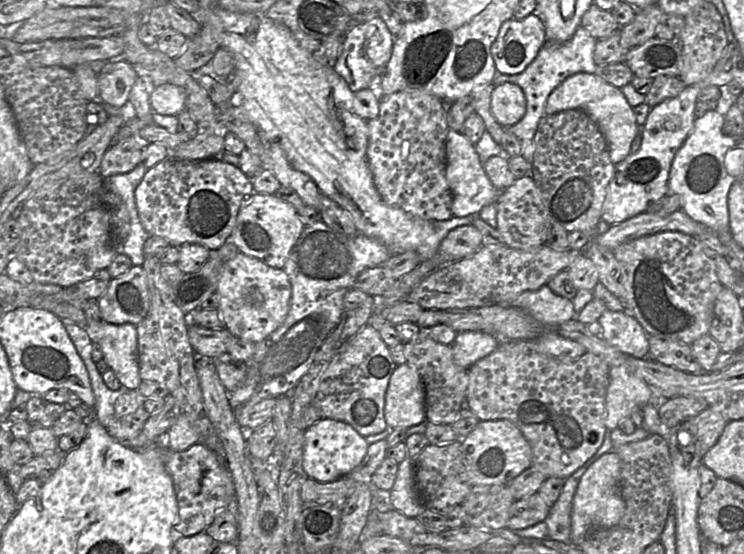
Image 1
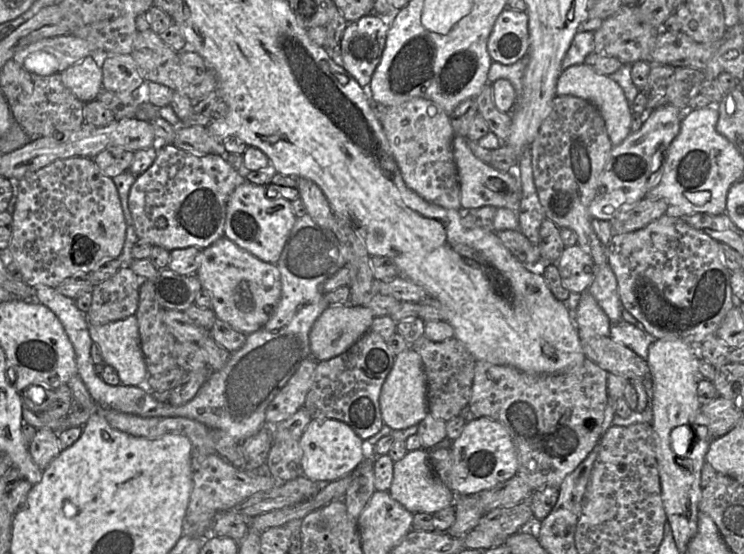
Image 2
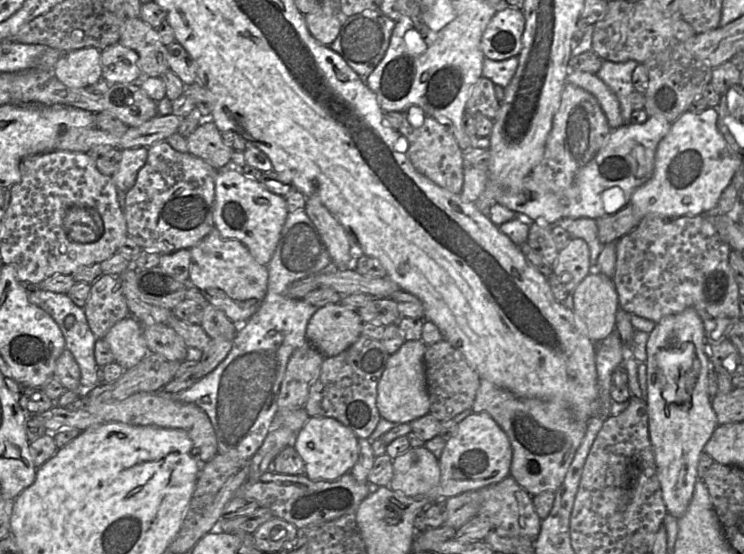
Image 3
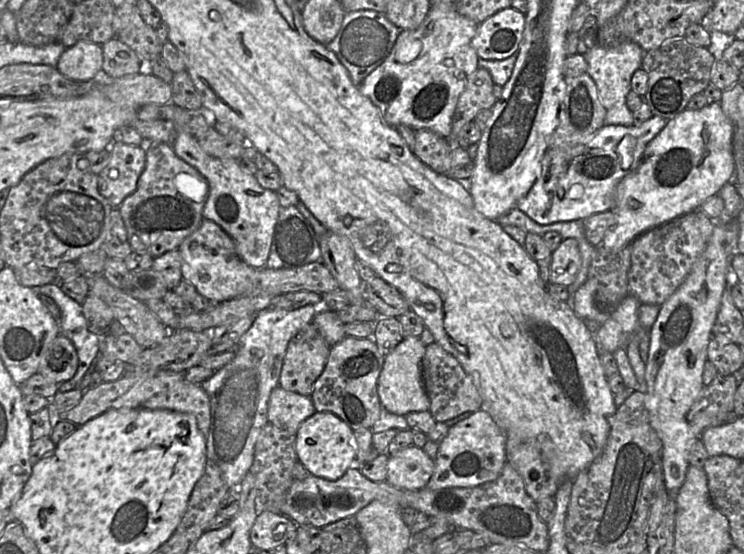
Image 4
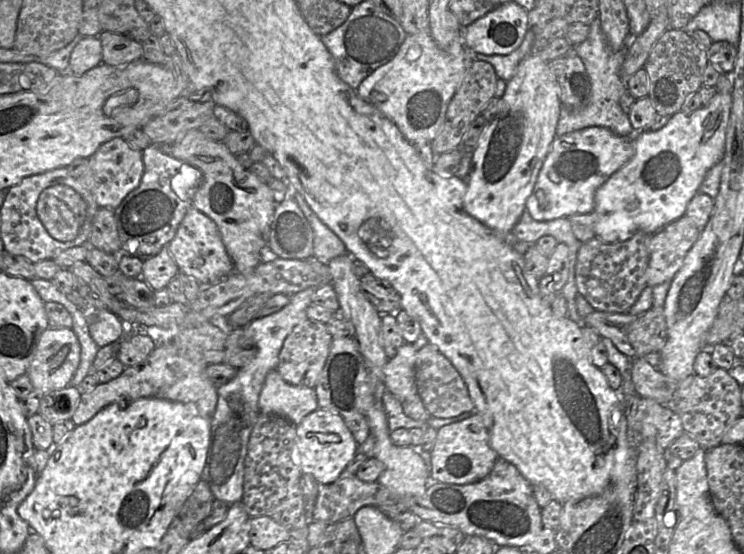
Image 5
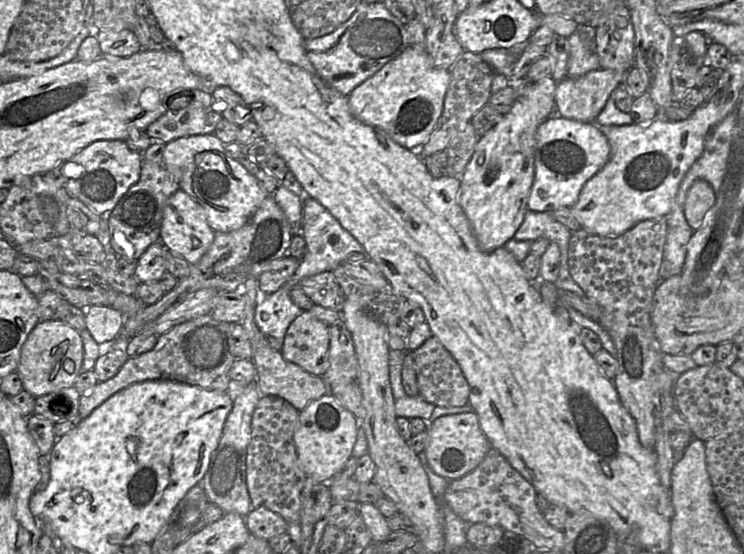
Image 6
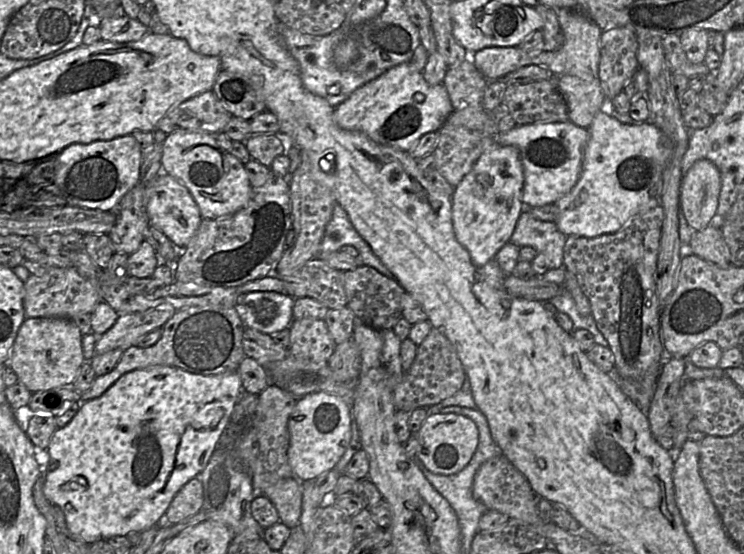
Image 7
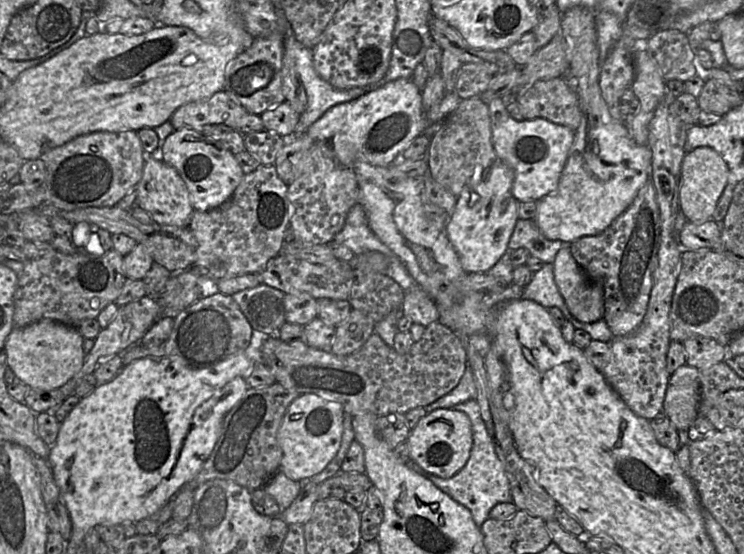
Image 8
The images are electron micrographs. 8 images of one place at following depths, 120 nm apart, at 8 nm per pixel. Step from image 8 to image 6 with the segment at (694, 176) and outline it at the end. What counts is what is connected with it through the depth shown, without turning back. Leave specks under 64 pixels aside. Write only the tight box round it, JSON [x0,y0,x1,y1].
[683,179,716,231]

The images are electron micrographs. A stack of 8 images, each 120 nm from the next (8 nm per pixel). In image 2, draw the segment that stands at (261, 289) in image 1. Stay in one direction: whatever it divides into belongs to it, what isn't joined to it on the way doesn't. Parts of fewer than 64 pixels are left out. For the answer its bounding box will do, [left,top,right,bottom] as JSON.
[195,236,281,335]

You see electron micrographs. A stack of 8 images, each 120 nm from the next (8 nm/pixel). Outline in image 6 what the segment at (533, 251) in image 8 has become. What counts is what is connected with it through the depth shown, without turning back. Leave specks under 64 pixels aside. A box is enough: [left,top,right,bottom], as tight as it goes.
[513,210,571,280]

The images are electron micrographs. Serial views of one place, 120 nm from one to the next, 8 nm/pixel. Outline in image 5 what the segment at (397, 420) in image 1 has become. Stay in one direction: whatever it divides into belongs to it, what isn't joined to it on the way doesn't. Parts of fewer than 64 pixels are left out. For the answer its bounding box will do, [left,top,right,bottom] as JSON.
[383,342,419,403]

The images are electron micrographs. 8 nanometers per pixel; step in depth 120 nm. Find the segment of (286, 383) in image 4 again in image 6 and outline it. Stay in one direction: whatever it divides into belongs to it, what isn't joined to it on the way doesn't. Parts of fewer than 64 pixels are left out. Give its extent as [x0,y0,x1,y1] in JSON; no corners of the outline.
[280,311,329,376]

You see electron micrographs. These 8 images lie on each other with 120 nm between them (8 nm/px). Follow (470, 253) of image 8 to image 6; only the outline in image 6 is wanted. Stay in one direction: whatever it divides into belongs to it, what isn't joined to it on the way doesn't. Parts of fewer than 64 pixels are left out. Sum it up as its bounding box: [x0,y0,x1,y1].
[458,78,556,252]

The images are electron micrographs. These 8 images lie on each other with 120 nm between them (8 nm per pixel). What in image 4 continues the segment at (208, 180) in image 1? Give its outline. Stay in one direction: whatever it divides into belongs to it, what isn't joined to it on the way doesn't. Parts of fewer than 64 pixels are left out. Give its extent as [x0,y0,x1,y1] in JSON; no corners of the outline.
[118,141,208,258]

